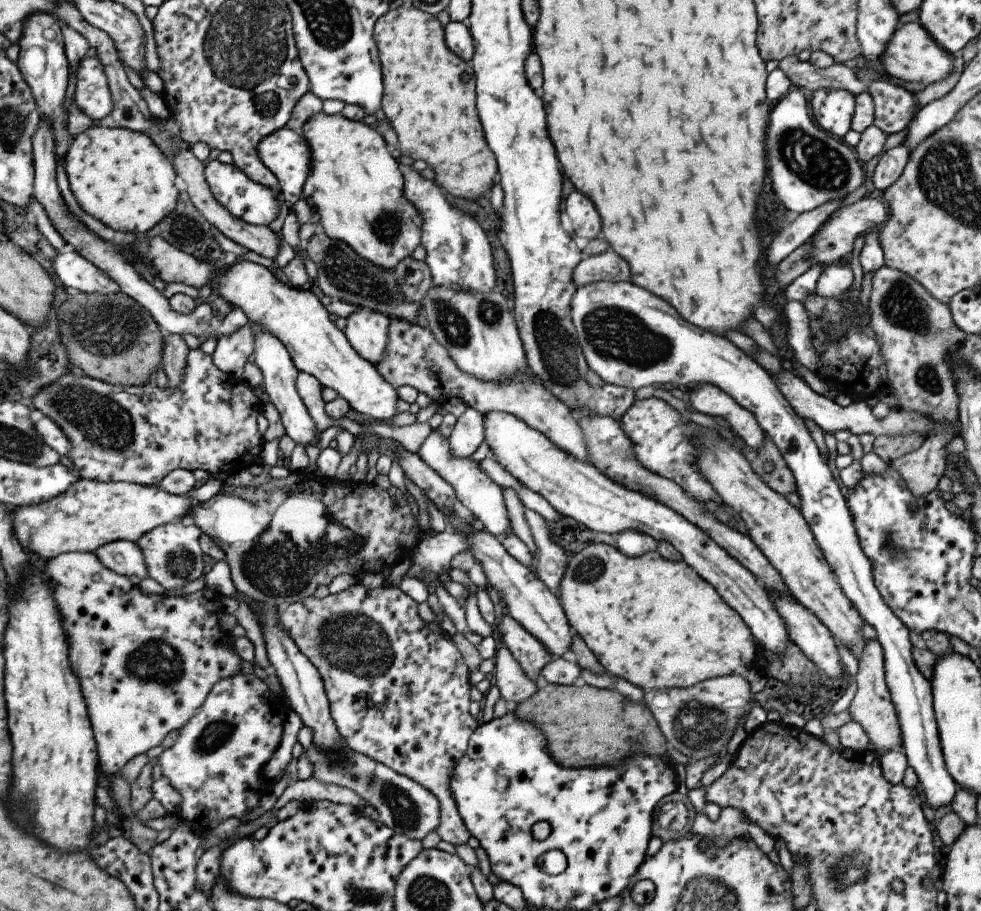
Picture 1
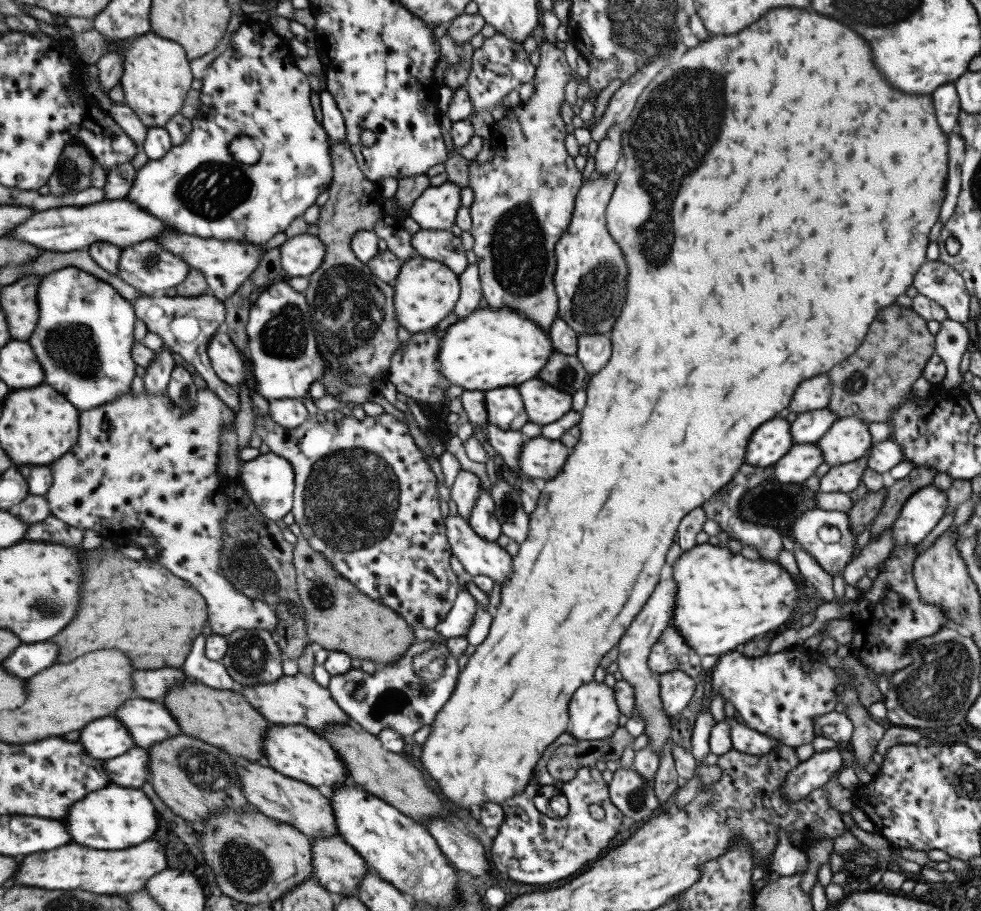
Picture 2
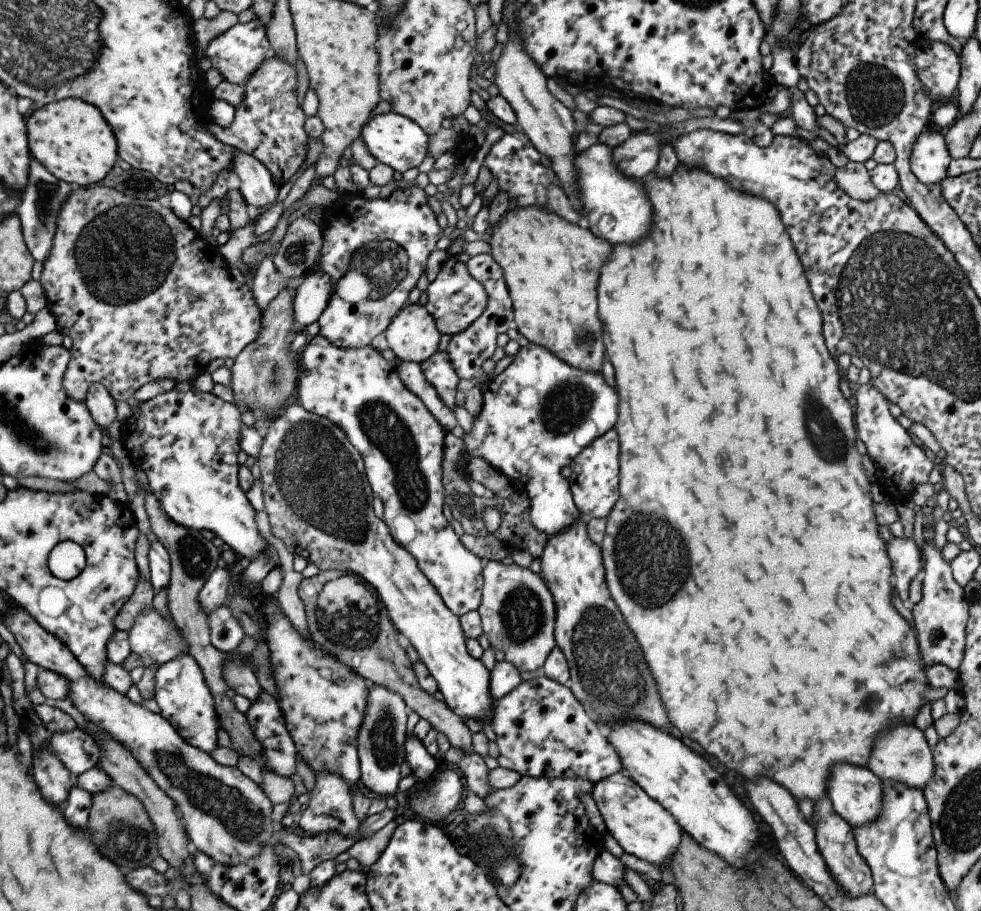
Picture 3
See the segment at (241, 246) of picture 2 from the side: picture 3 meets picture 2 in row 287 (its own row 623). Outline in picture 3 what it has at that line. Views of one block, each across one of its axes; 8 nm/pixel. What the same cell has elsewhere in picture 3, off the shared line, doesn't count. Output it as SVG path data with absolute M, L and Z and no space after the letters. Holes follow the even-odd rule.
M222 605L220 608L216 608L209 618L210 642L214 648L223 653L236 651L246 636L233 612Z

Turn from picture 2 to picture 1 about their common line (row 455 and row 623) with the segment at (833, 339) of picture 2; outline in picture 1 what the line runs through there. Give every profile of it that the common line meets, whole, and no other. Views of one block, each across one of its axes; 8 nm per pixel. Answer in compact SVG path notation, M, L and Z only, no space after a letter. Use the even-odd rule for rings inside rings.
M604 542L590 543L584 550L580 550L579 553L569 557L566 572L564 572L562 582L558 586L560 591L560 595L558 595L559 601L564 609L564 616L568 619L568 624L570 624L574 634L584 640L586 646L588 646L592 654L596 656L598 662L608 673L627 680L644 691L662 690L664 688L690 688L696 682L702 682L702 680L714 678L714 676L740 675L744 677L749 669L753 667L754 660L758 656L755 636L744 620L742 620L742 617L736 614L720 598L720 594L704 578L700 578L688 564L678 564L678 562L682 562L682 560L666 560L666 558L660 556L657 550L645 552L640 555L640 558L628 558L626 554L610 544Z

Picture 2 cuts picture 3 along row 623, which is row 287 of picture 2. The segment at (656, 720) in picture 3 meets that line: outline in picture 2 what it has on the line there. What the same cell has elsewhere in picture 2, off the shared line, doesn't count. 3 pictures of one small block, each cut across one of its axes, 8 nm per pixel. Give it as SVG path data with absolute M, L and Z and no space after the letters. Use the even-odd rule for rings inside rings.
M593 175L581 184L576 194L575 208L571 221L563 232L555 247L557 266L555 269L554 284L559 298L557 316L566 321L566 324L575 330L577 337L596 334L610 334L618 314L622 310L626 298L626 262L622 260L622 252L618 244L610 237L606 229L605 213L614 192L613 181L609 176Z

